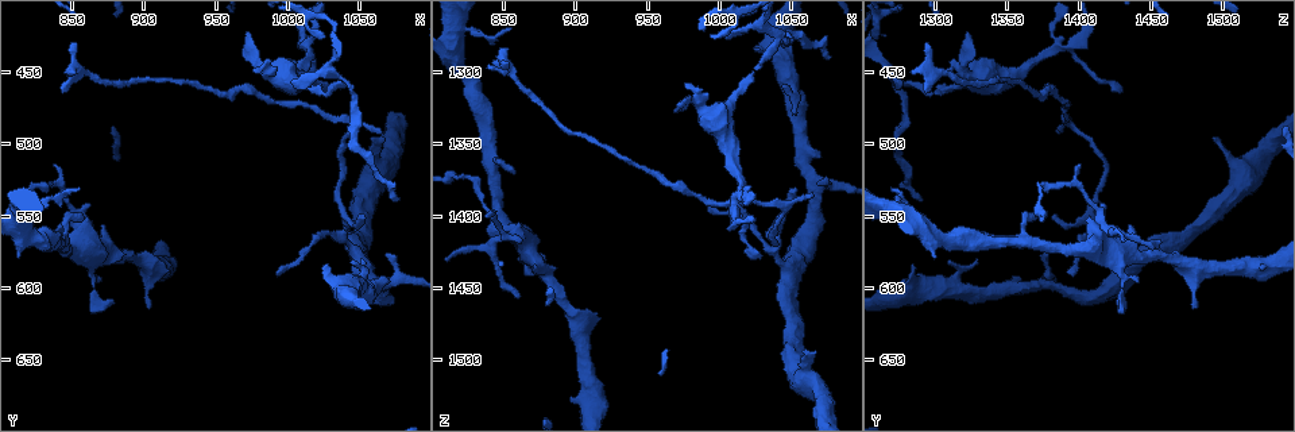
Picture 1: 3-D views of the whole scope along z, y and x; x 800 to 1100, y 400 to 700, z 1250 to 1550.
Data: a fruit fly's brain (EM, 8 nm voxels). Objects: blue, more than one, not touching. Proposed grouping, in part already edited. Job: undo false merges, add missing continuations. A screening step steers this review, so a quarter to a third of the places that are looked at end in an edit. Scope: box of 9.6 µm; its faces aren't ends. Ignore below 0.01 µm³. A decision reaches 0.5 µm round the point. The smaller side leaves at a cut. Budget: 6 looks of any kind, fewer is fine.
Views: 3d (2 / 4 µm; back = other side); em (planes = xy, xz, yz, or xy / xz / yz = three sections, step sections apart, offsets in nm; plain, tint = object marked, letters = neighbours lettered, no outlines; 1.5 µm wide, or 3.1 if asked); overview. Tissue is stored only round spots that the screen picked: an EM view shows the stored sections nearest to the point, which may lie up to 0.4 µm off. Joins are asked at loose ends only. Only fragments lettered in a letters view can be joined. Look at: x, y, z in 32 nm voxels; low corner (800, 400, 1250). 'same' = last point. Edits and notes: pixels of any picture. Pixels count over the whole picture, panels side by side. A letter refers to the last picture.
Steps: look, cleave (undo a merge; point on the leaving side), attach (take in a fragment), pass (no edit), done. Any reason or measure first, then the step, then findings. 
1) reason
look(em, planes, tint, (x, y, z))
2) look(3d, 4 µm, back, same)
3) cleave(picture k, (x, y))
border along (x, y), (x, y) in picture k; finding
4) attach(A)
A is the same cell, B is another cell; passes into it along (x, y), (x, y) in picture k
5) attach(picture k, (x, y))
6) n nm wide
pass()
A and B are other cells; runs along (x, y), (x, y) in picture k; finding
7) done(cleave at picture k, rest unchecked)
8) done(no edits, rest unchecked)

long arm stops here
look(3d, 2 µm, (1076, 538, 1292))

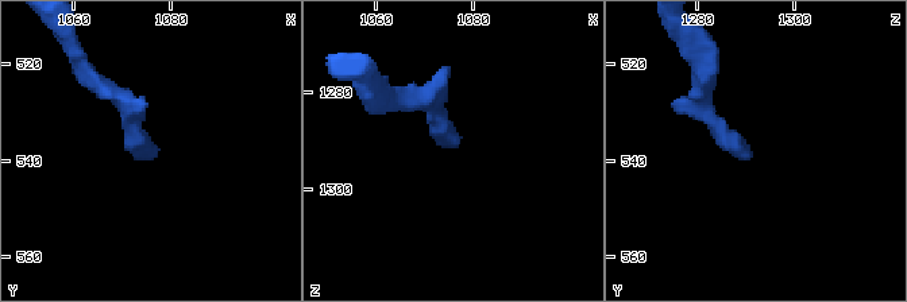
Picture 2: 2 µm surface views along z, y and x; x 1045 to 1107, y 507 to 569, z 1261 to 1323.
now the EM
look(em, planes, tint, (1076, 539, 1291))

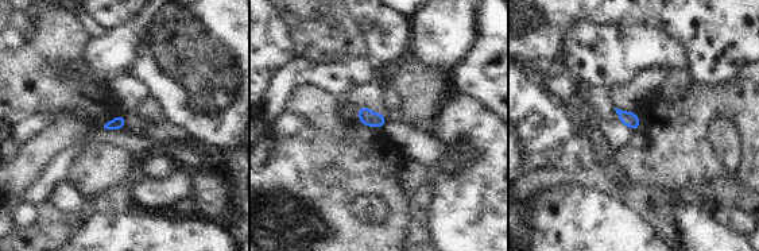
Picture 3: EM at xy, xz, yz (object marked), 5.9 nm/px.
look(em, planes, letters, same)

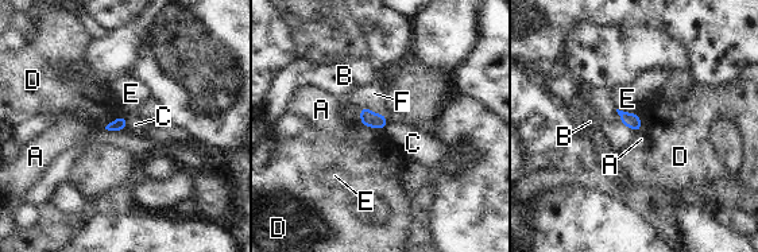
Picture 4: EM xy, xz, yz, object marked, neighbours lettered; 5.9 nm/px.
80 nm wide
pass()
A, B, C, D, E and F are other cells; border along (105, 128), (124, 130) in picture 4; none of them fits

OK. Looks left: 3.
thin end
look(em, yz, step 4, letters, (994, 592, 1394))

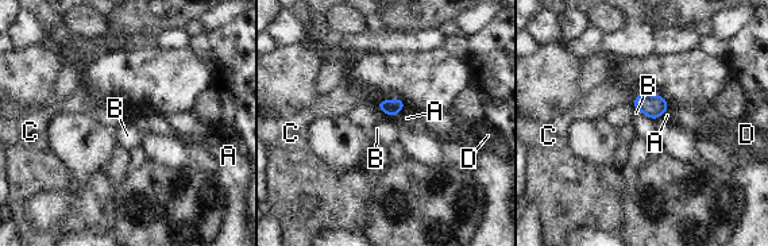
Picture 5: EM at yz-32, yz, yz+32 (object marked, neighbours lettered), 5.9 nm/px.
another direction
look(em, planes, letters, same)

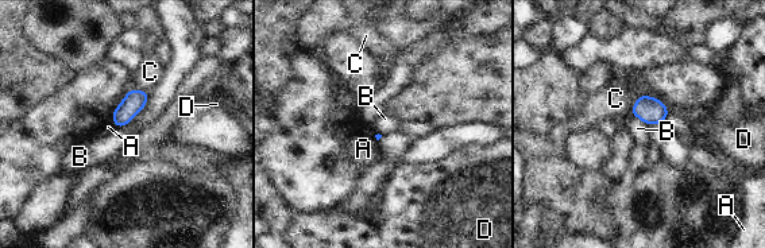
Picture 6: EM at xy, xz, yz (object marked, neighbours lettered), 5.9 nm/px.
pass()
A, B, C and D are other cells; border along (150, 92), (146, 104), (116, 128) in picture 6; none of them fits

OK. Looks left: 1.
thin end
look(em, planes, letters, (1056, 552, 1382))

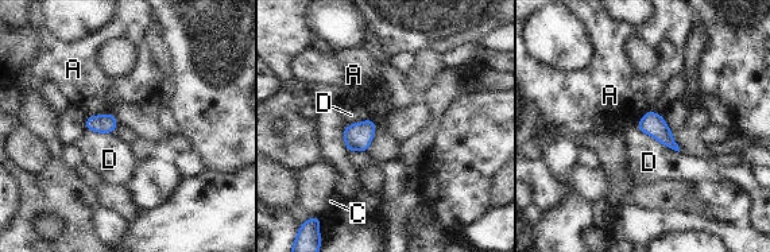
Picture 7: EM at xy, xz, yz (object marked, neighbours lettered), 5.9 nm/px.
110 nm wide
pass()
A, C and D are other cells; none of them fits

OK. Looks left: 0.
done(no edits, rest unchecked)

